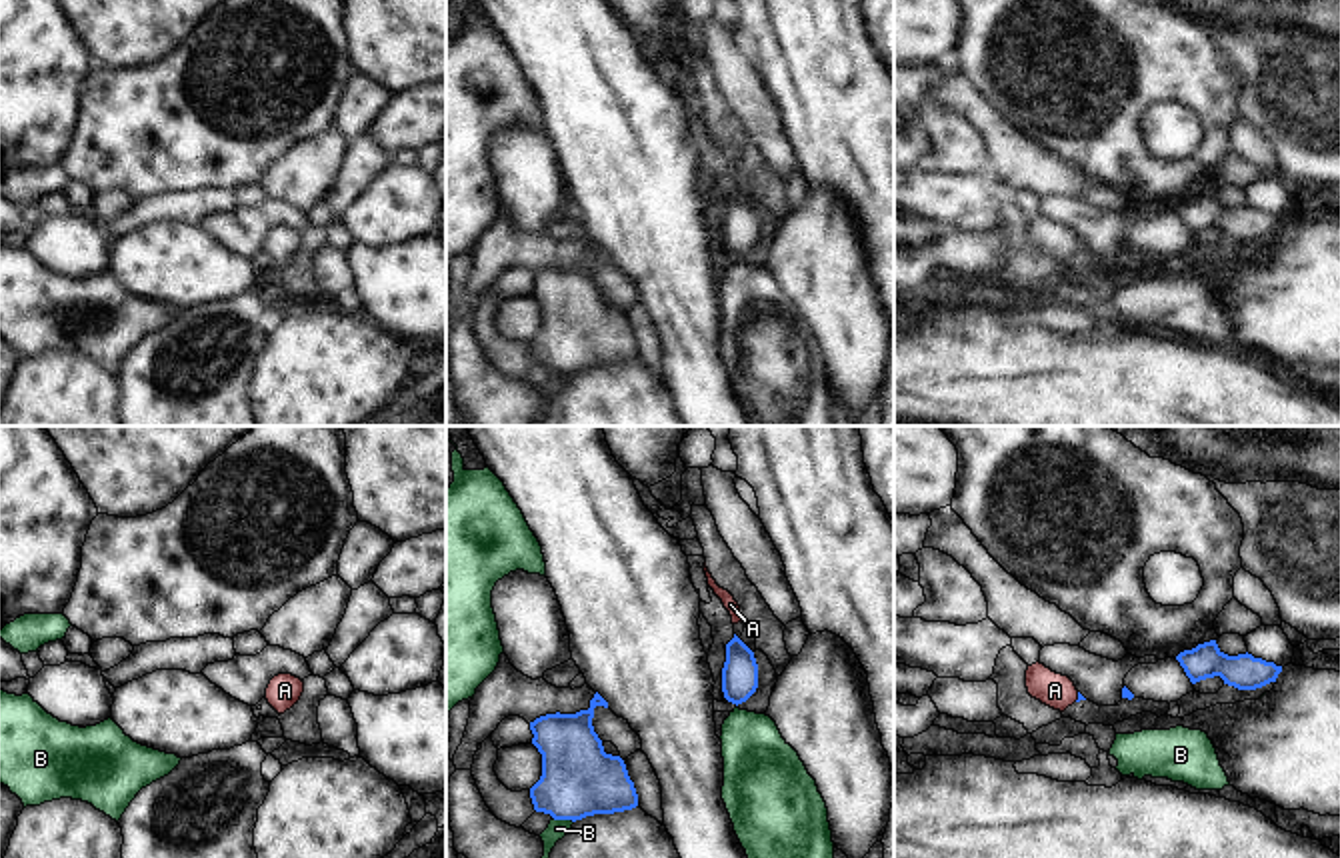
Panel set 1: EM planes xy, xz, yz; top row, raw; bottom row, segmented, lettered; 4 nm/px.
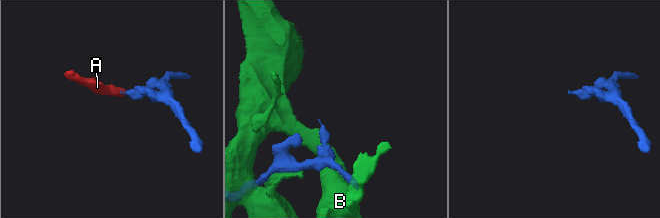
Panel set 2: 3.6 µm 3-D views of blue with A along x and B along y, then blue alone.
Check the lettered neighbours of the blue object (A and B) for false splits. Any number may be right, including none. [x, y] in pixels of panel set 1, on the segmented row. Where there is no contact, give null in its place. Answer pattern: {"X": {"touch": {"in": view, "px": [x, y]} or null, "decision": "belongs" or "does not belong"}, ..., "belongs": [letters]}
{"A": {"touch": {"in": "yz", "px": [1078, 696]}, "decision": "belongs"}, "B": {"touch": {"in": "xz", "px": [562, 818]}, "decision": "does not belong"}, "belongs": ["A"]}

